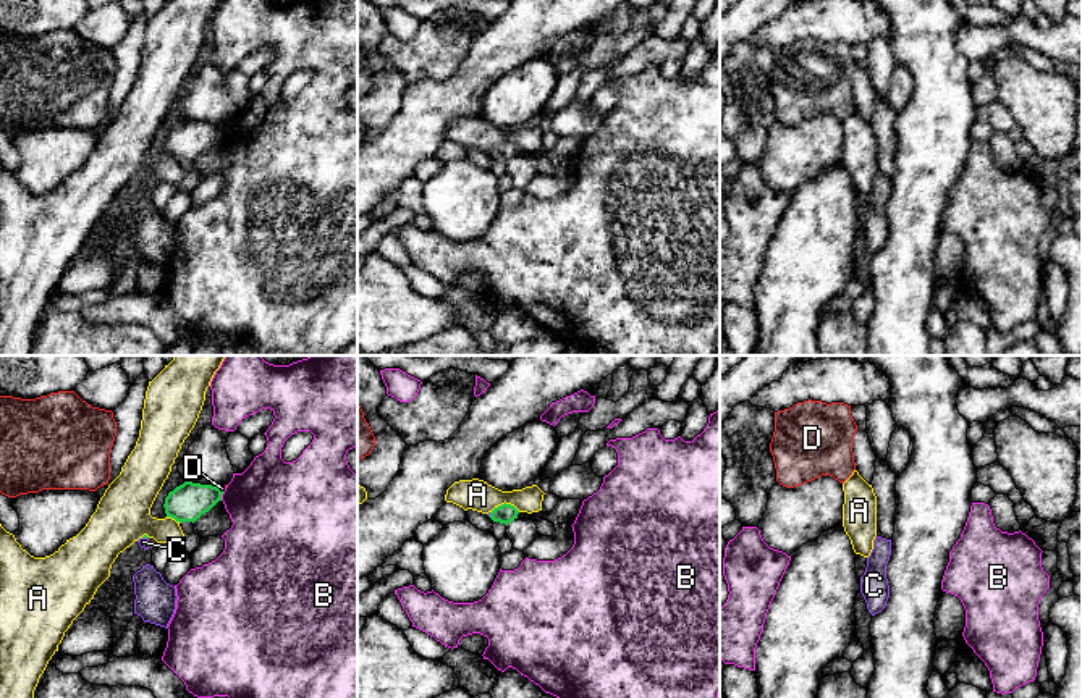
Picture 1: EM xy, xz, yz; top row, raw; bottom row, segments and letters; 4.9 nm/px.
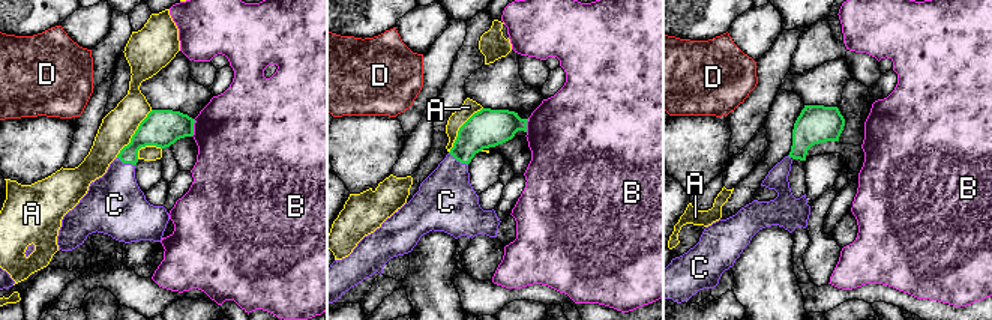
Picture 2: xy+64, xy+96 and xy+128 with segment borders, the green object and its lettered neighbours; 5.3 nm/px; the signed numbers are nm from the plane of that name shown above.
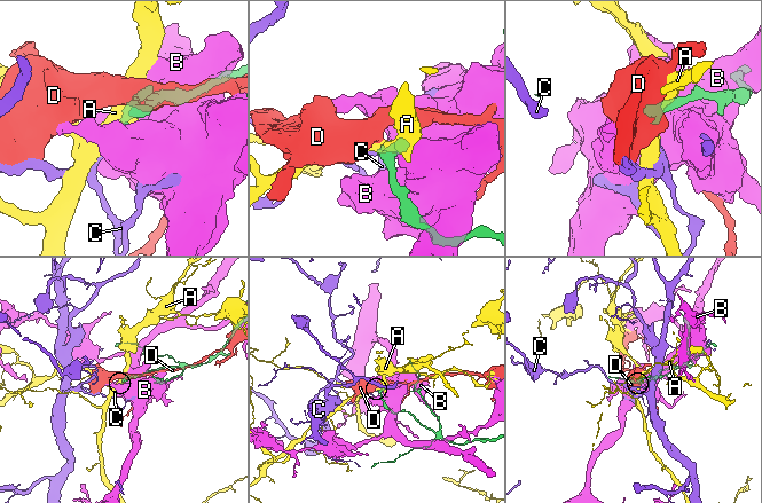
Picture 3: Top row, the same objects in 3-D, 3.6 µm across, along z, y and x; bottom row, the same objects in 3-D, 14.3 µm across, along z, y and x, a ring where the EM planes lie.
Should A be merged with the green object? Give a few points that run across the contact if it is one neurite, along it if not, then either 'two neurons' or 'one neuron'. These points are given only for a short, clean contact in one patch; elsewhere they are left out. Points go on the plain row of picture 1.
line xz (519, 149), (502, 141), (490, 151); two neurons

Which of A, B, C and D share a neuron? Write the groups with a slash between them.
A / B / C / D

